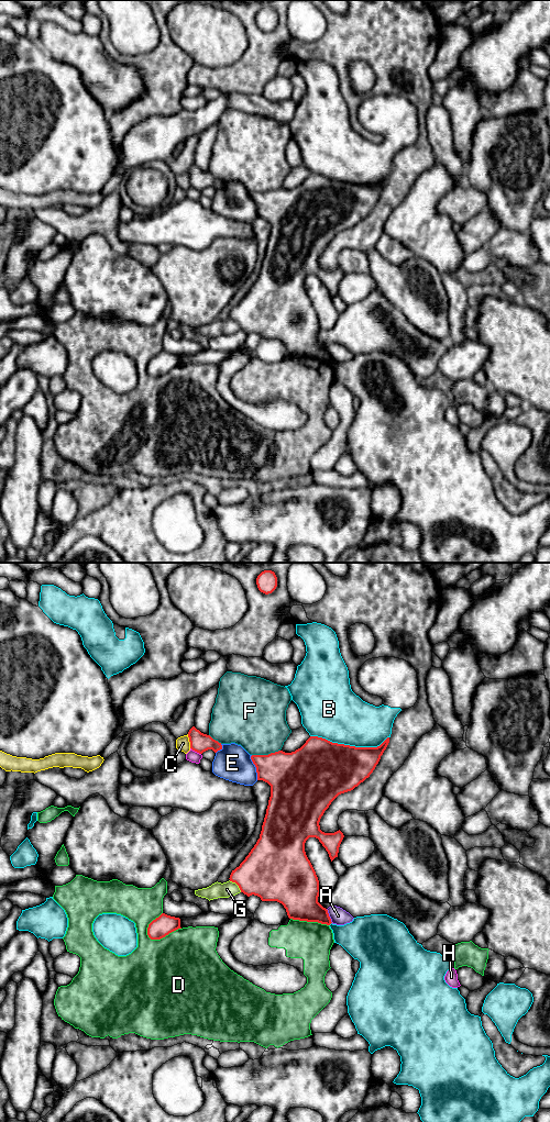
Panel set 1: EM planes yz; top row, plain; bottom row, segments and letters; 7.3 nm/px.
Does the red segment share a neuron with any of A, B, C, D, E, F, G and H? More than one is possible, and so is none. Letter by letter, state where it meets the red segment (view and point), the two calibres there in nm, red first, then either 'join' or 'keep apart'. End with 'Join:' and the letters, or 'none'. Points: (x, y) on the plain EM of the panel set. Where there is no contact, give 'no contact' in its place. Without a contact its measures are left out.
A: yz (328, 353) | 280/120 nm | keep apart
B: yz (349, 182) | 420/400 nm | keep apart
C: yz (189, 178) | 140/100 nm | keep apart
D: yz (163, 374) | 150/480 nm | keep apart
E: yz (255, 203) | 320/260 nm | keep apart
F: yz (265, 192) | 360/420 nm | keep apart
G: yz (237, 321) | 400/110 nm | keep apart
H: yz (196, 188) | 140/90 nm | keep apart
Join: none

